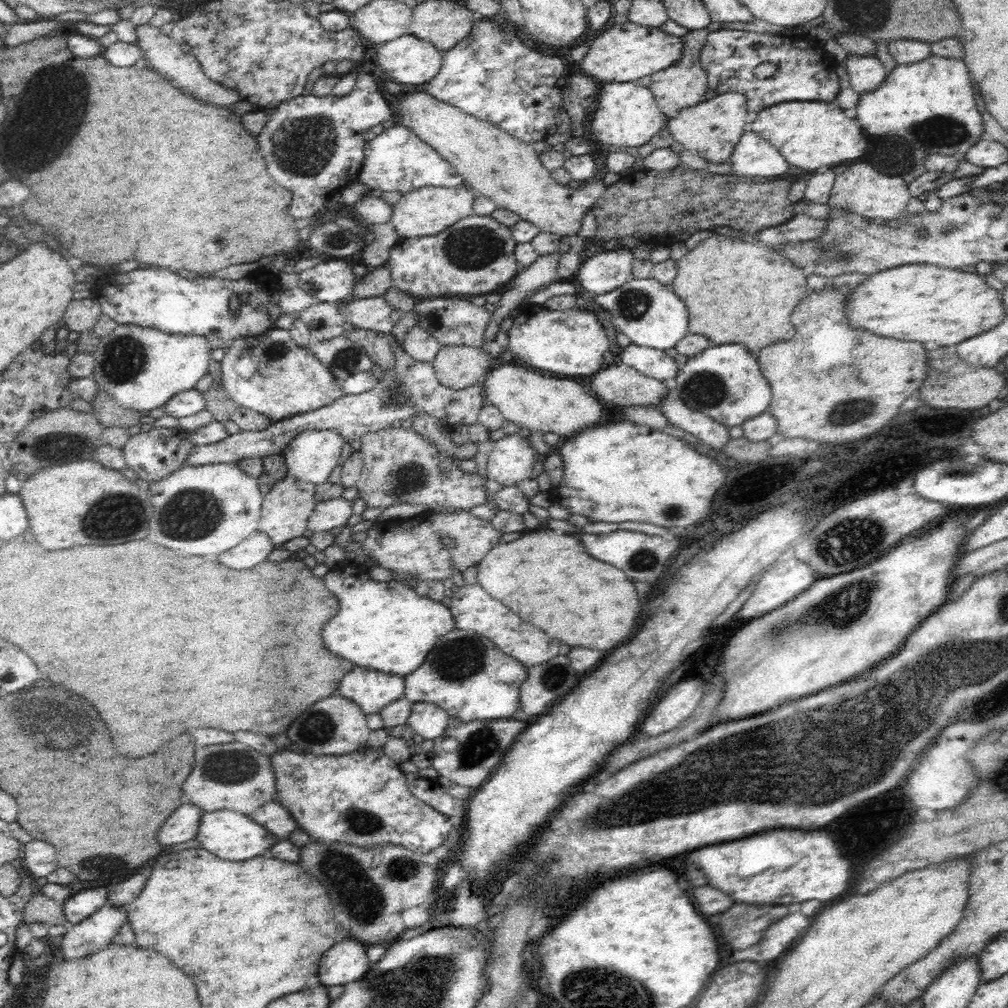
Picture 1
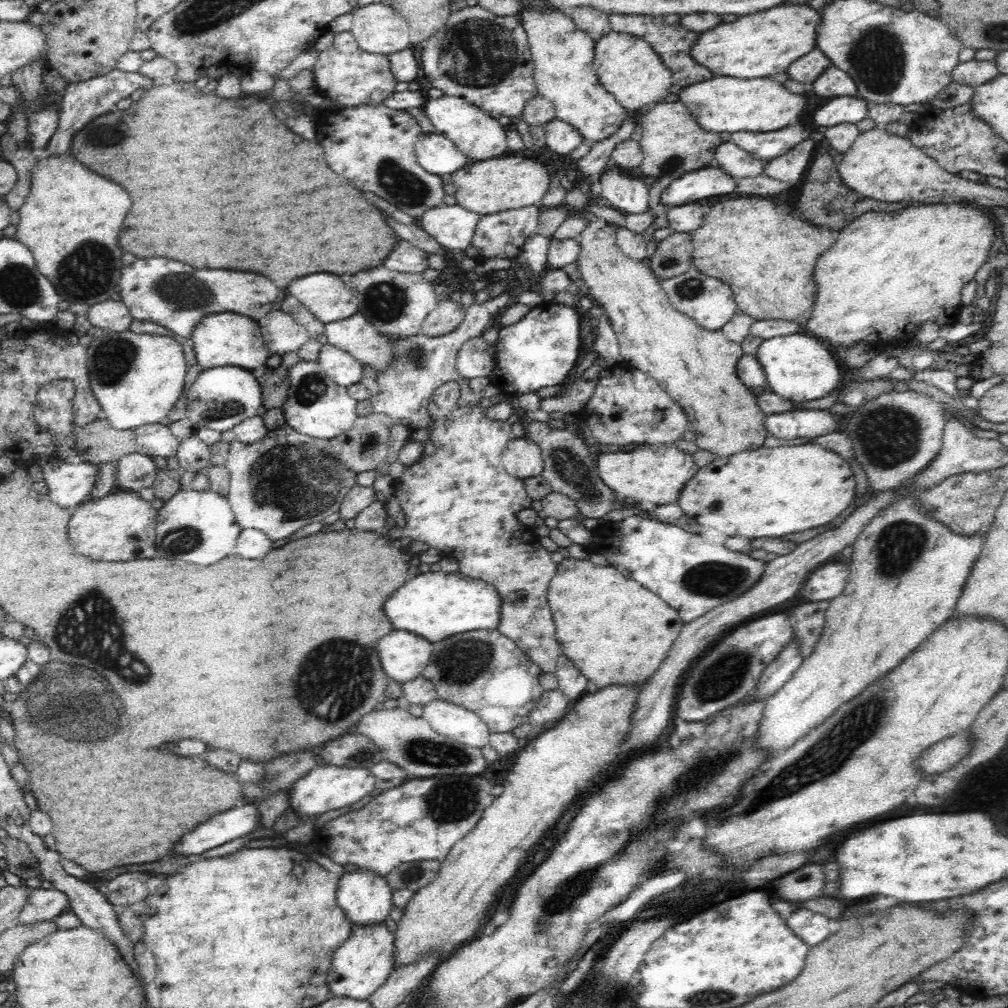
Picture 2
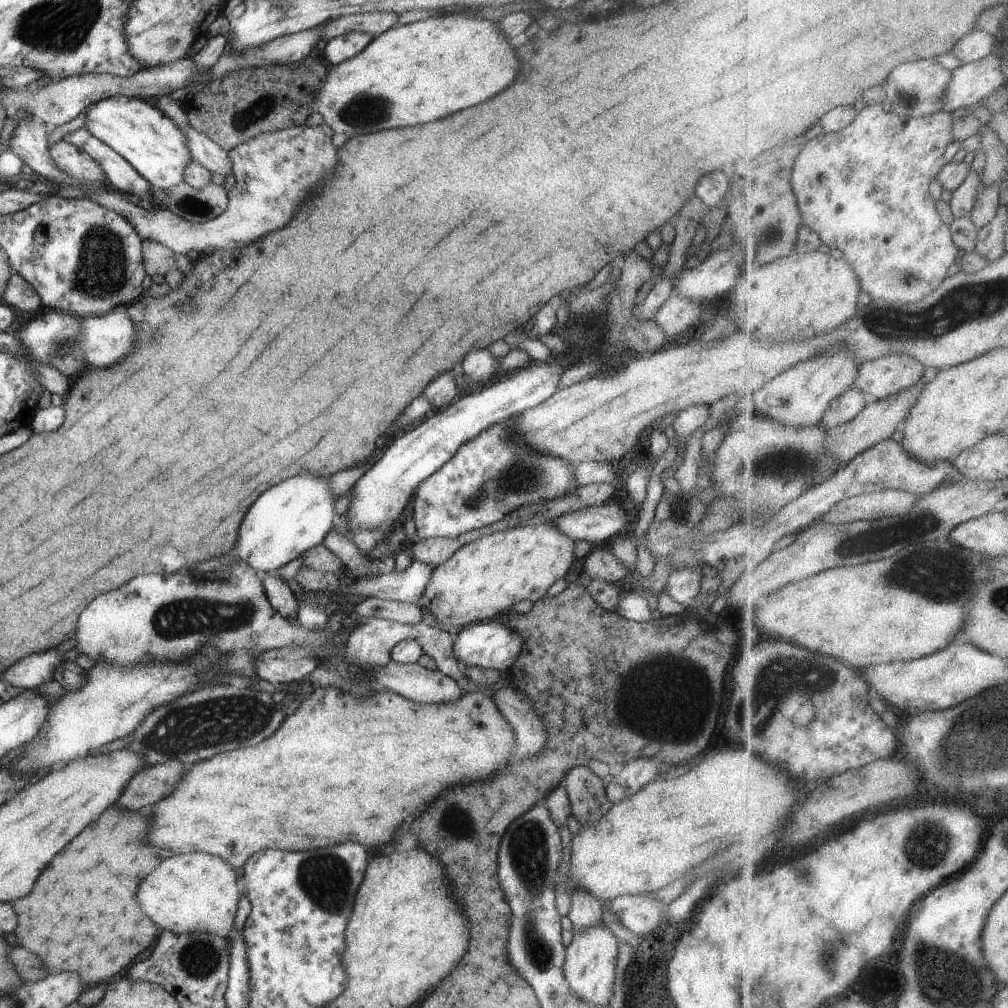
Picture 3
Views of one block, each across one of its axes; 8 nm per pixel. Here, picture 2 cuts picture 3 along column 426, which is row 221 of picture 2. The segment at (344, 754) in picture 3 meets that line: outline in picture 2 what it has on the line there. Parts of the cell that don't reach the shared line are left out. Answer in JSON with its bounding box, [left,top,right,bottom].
[689,196,836,321]

